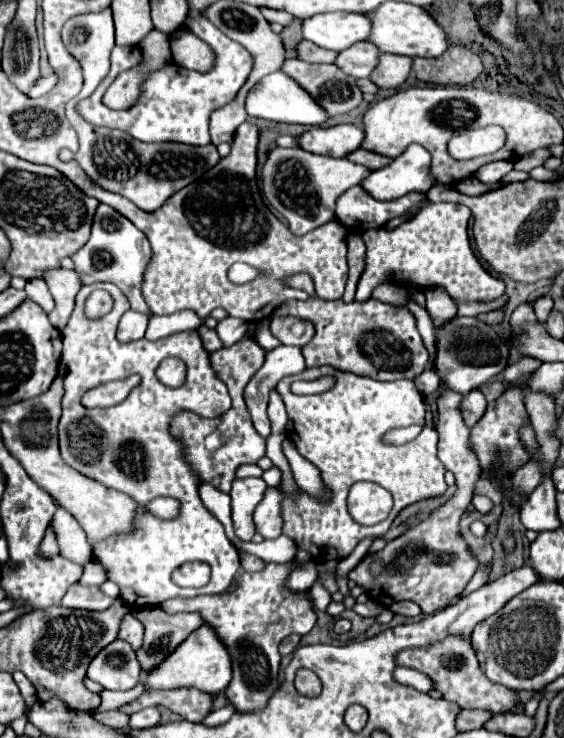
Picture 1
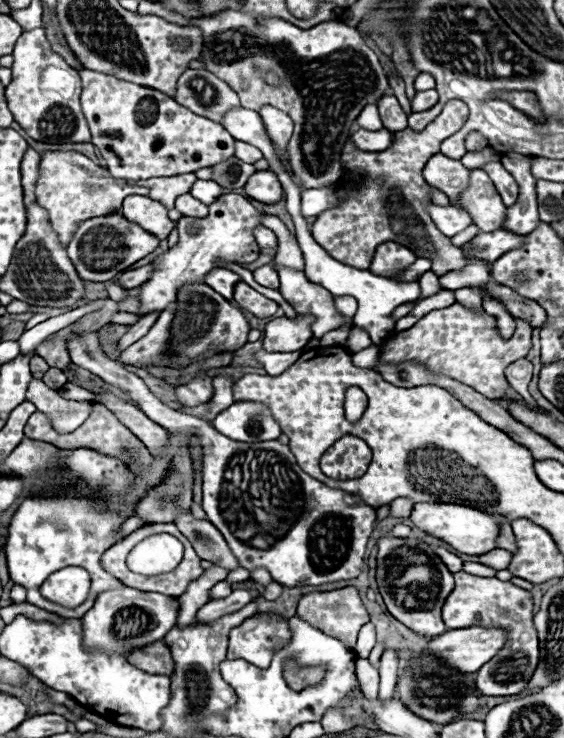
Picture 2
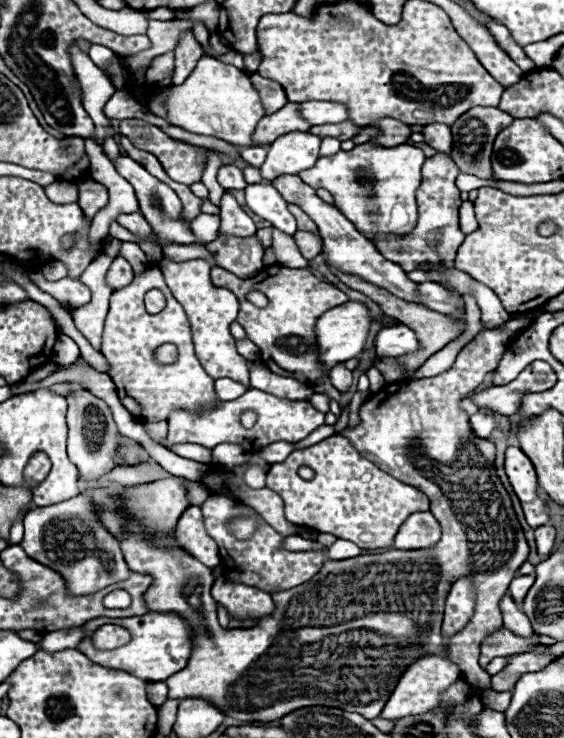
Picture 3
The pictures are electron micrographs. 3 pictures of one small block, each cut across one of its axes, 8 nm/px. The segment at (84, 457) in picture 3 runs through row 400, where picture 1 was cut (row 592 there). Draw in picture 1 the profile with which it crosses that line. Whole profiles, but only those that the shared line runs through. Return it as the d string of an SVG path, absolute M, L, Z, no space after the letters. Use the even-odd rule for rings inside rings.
M72 584L66 592L62 606L64 608L80 608L80 610L106 610L114 600L108 598L98 586L82 586Z

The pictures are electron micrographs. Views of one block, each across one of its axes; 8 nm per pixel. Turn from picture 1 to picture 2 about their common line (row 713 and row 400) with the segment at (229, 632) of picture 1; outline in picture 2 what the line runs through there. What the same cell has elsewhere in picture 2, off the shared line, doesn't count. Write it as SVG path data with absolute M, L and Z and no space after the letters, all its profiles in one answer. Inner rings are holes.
M248 400L234 402L220 412L214 420L214 428L238 442L266 442L276 440L282 434L270 408L266 404Z

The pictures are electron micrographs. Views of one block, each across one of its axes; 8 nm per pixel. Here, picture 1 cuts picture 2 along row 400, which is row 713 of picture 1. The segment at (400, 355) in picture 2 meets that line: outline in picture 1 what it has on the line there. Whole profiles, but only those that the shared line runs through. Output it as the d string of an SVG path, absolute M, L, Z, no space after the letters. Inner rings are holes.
M450 636L444 642L438 642L420 650L404 650L400 652L400 658L396 658L396 662L398 666L408 666L408 668L428 674L436 682L436 690L440 690L446 700L452 700L460 704L462 708L480 708L480 710L492 710L494 714L498 714L498 712L512 710L512 706L520 702L516 692L508 690L502 684L488 680L482 674L476 654L470 646L470 640Z

